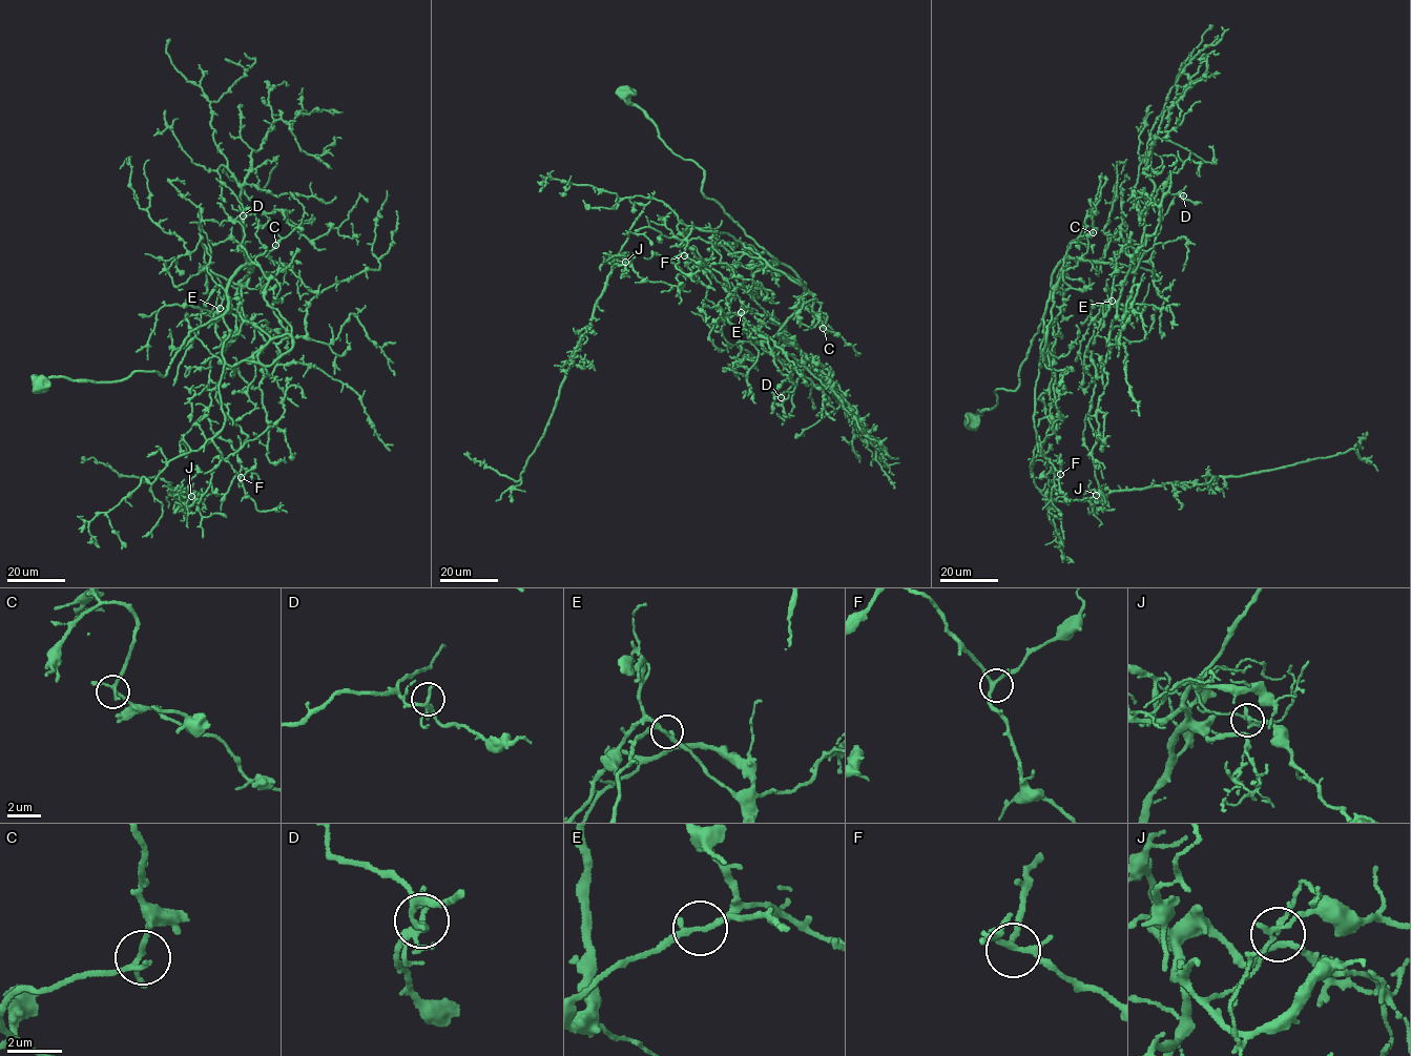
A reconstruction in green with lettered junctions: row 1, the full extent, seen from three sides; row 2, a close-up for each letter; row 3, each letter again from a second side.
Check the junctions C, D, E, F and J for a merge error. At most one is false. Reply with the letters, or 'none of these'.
J

